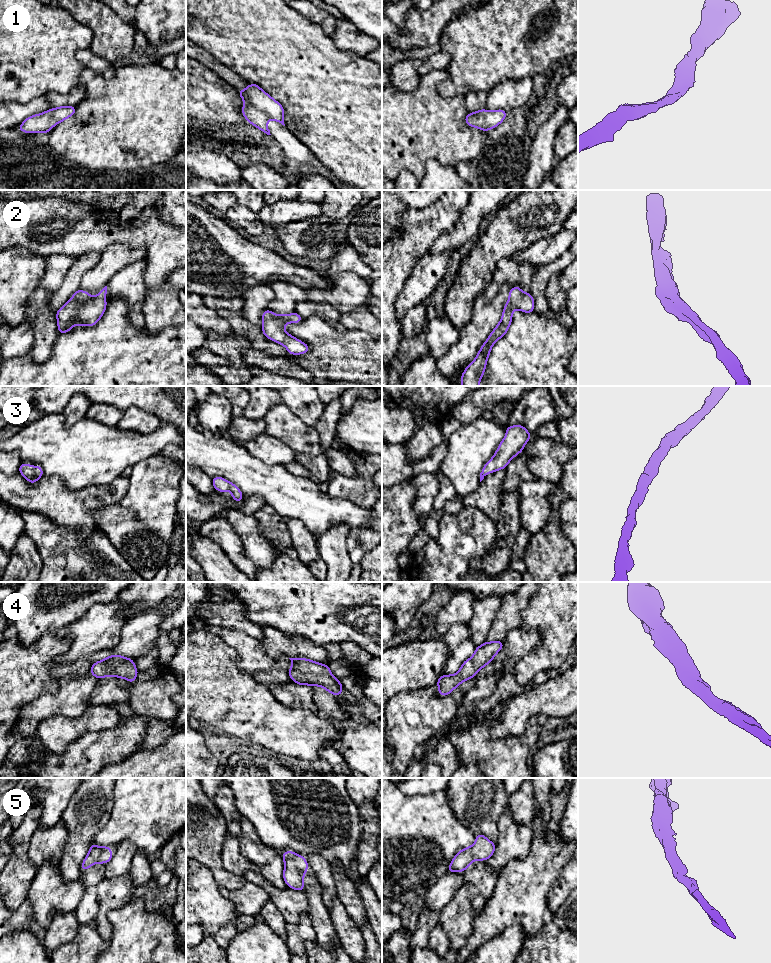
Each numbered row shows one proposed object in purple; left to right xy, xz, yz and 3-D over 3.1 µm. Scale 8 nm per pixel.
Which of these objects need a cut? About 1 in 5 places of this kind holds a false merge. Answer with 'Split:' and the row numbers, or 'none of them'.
Split: none of them

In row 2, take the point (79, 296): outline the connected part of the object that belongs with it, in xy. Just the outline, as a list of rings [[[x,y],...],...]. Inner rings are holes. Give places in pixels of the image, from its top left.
[[[107,286],[96,297],[78,289],[57,312],[59,334],[67,333],[73,325],[94,326],[106,310]]]

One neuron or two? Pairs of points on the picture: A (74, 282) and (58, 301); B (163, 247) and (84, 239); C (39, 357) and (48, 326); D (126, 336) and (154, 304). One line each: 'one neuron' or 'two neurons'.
A: one neuron
B: one neuron
C: one neuron
D: two neurons

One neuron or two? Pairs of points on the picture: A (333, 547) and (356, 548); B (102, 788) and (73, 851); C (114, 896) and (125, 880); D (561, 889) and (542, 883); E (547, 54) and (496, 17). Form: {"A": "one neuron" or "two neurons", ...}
{"A": "two neurons", "B": "one neuron", "C": "one neuron", "D": "two neurons", "E": "one neuron"}

